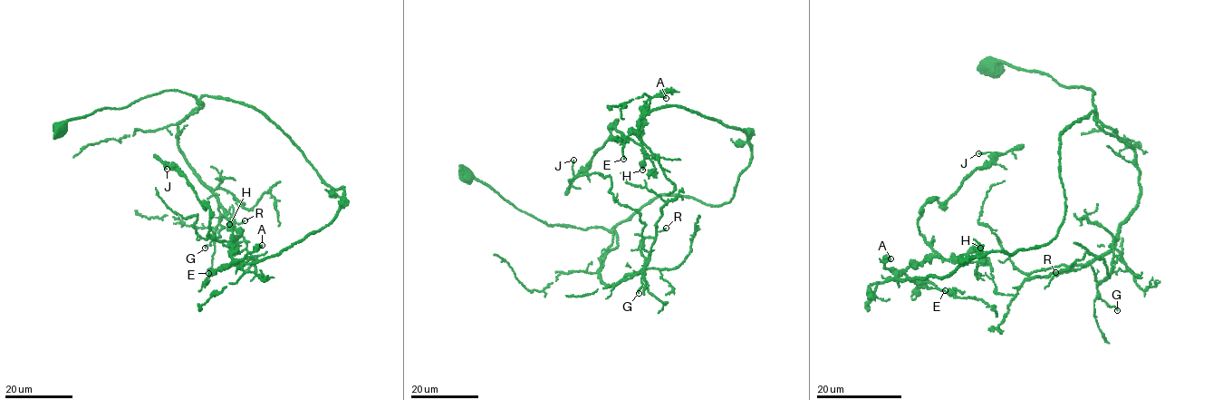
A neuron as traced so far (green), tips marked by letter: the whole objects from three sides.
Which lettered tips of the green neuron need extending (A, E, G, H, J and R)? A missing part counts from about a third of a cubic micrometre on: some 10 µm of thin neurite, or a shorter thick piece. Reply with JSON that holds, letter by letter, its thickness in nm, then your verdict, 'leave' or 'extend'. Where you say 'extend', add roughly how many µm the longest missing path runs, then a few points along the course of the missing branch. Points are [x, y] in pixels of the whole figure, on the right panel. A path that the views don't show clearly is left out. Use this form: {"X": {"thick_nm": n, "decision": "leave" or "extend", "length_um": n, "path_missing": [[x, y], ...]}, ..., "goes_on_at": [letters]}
{"A": {"thick_nm": 260, "decision": "leave"}, "E": {"thick_nm": 220, "decision": "leave"}, "G": {"thick_nm": 180, "decision": "leave"}, "H": {"thick_nm": 320, "decision": "leave"}, "J": {"thick_nm": 160, "decision": "leave"}, "R": {"thick_nm": 160, "decision": "leave"}, "goes_on_at": []}

